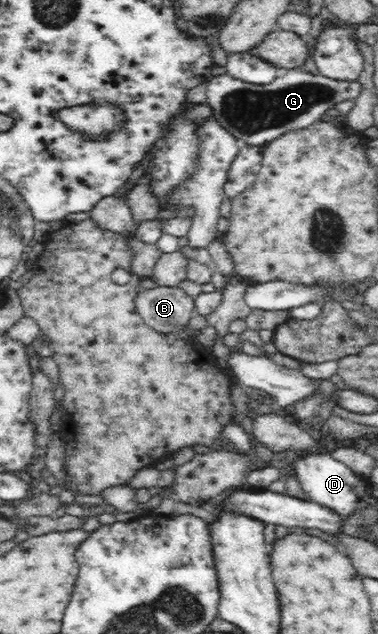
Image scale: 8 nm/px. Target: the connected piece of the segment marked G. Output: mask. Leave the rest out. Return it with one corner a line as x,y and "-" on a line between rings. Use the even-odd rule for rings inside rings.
303,68
288,69
283,76
273,78
267,84
237,80
224,71
209,79
207,83
206,105
212,110
212,116
236,139
241,138
248,145
255,146
264,146
282,134
309,126
312,122
319,120
327,110
335,108
335,104
339,104
343,100
353,101
361,92
361,85
358,81
338,81
319,72
308,72

